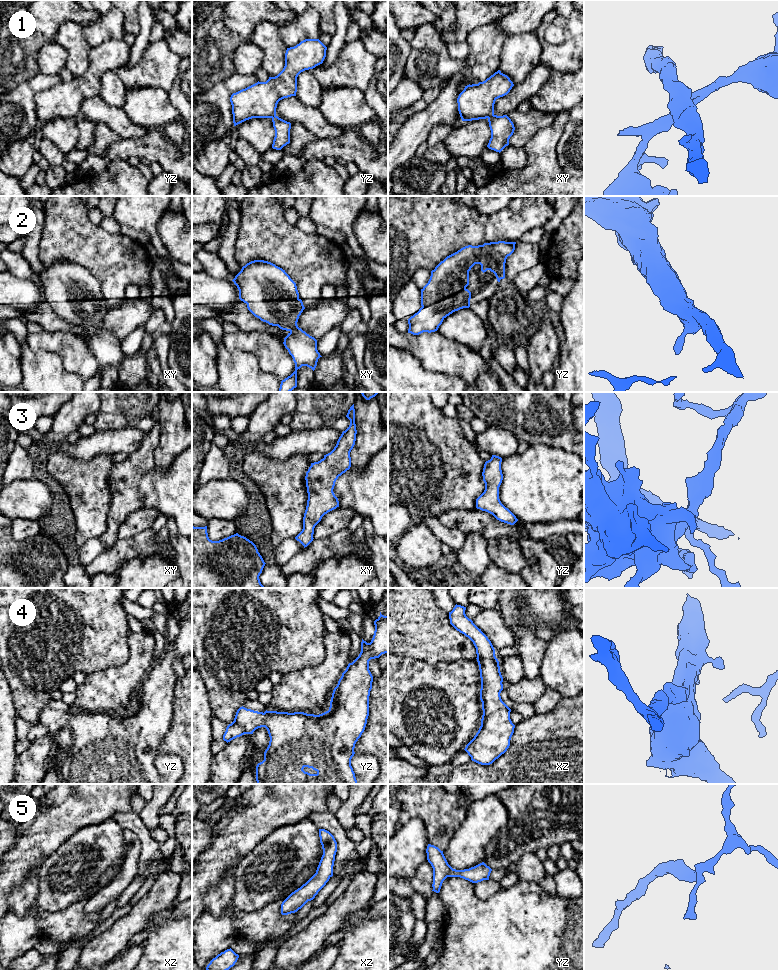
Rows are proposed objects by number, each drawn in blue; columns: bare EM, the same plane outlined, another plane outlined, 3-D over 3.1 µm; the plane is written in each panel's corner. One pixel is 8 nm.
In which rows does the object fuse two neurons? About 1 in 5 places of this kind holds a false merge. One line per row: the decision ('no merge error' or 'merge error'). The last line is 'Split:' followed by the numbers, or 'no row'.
1: merge error
2: no merge error
3: no merge error
4: no merge error
5: no merge error
Split: 1

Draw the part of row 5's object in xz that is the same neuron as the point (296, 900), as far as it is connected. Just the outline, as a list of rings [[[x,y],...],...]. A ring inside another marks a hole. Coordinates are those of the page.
[[[319,829],[320,843],[323,855],[316,873],[300,888],[292,892],[281,904],[281,914],[288,915],[297,912],[308,901],[315,898],[318,892],[333,876],[333,866],[337,852],[337,842],[334,836],[325,829]]]

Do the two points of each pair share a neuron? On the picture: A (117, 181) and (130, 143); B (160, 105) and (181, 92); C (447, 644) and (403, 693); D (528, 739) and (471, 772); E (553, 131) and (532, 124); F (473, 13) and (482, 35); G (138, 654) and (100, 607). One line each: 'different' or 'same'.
A: different
B: different
C: different
D: same
E: different
F: different
G: different

